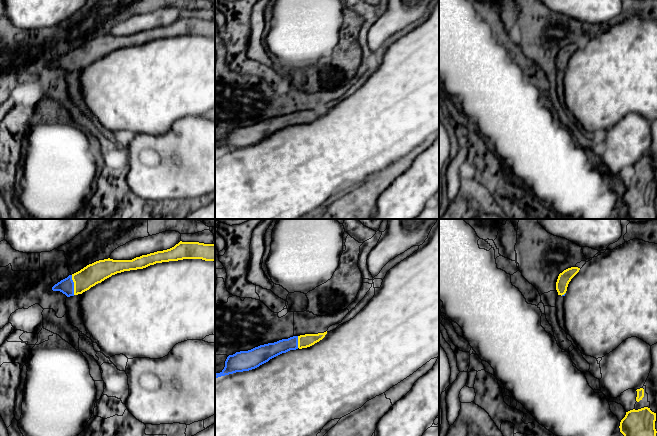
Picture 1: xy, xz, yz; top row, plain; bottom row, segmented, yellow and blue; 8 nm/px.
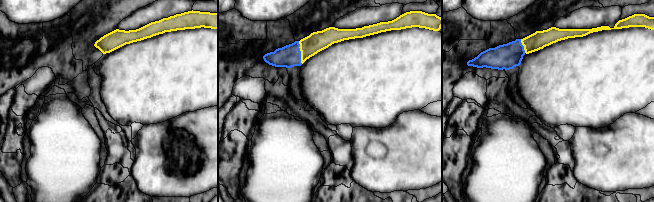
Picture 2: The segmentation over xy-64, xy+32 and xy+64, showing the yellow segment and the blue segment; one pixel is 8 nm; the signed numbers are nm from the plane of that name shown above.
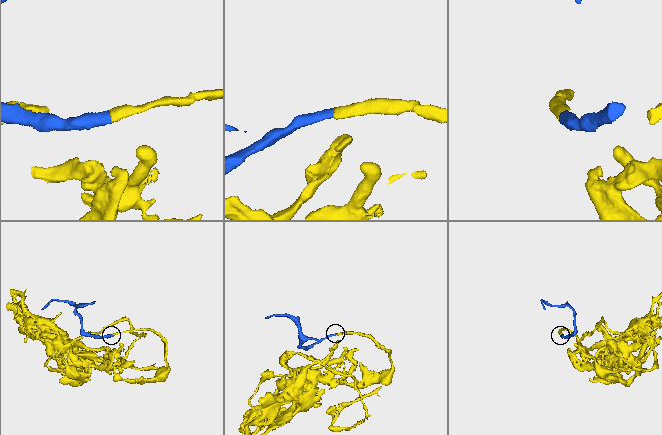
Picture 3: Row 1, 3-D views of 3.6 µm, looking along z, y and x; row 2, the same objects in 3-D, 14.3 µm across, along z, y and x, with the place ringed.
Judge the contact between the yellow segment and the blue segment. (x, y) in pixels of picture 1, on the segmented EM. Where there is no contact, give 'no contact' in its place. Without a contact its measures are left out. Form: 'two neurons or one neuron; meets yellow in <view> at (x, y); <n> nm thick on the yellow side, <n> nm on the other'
one neuron; meets yellow in xy at (74, 285); 170 nm thick on the yellow side, 120 nm on the other

